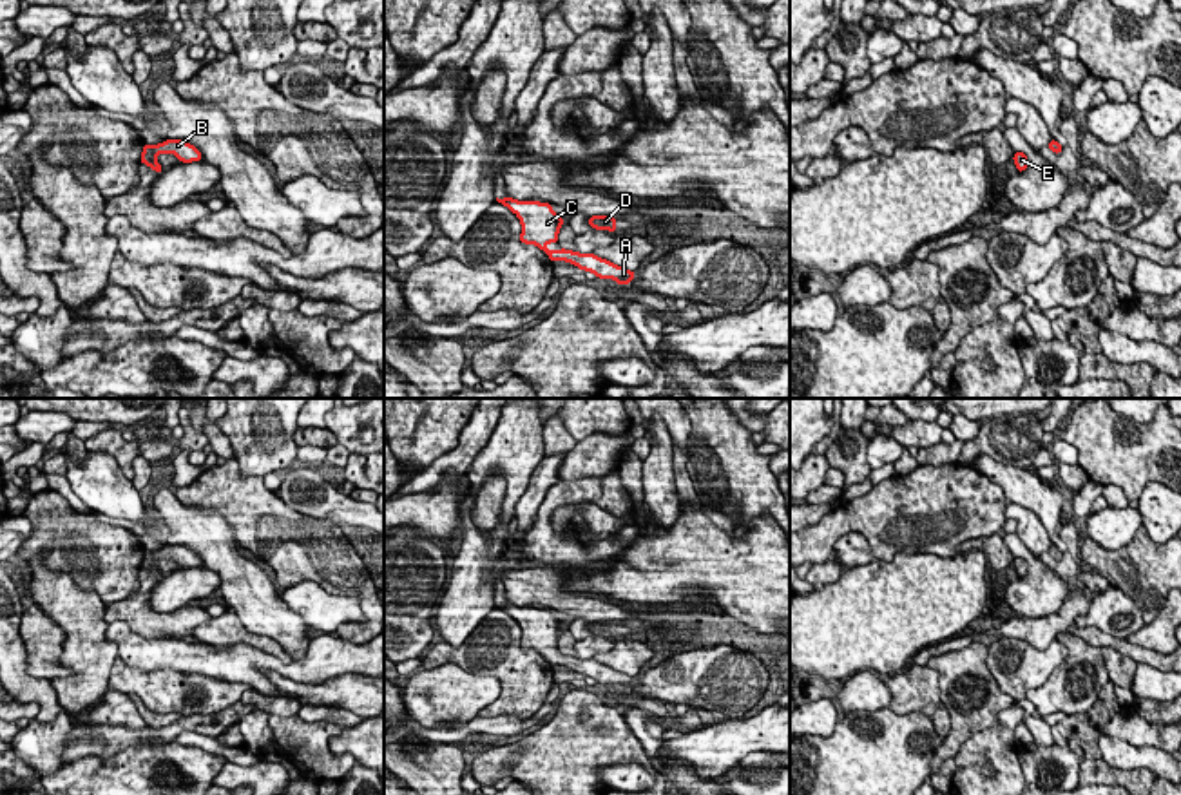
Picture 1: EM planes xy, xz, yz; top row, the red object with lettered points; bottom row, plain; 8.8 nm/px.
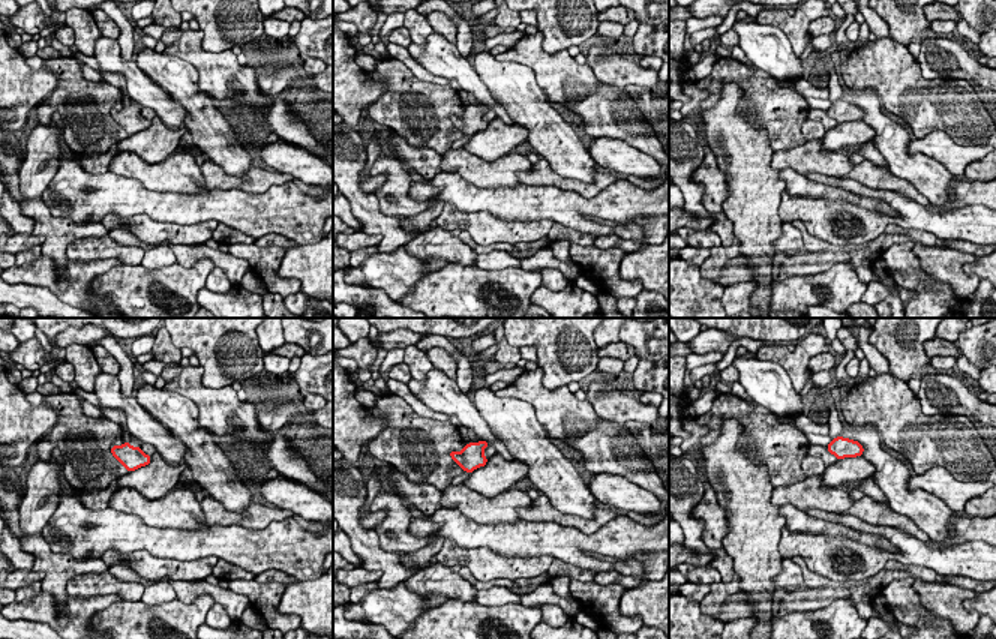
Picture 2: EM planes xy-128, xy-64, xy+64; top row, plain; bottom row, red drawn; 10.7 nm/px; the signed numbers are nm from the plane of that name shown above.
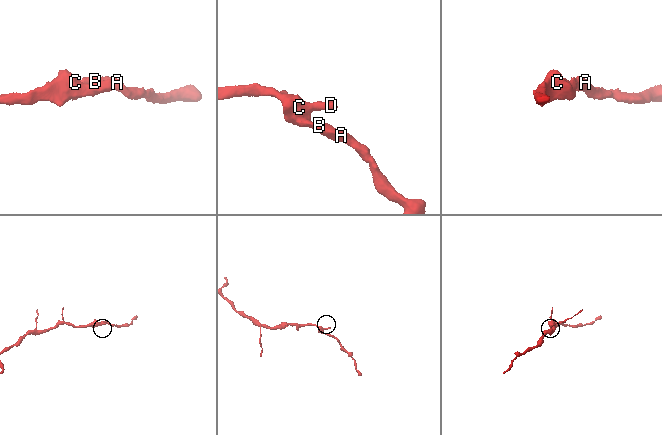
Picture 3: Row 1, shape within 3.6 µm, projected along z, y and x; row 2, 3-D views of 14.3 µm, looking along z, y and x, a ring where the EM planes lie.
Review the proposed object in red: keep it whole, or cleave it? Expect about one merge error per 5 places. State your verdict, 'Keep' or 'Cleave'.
Keep

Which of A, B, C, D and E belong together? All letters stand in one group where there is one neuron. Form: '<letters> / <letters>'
A B C D E

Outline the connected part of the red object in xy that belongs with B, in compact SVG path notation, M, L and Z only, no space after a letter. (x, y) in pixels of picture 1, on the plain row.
M167 545L159 551L143 551L143 560L139 569L149 570L156 578L163 578L163 572L156 567L158 560L176 560L179 567L190 569L190 567L201 567L201 558L183 547L183 545Z

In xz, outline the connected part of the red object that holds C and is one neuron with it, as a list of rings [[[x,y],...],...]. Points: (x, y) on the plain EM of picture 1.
[[[513,603],[498,605],[498,608],[505,610],[511,618],[514,618],[522,628],[520,647],[523,650],[533,648],[540,656],[543,656],[551,666],[567,666],[583,677],[592,677],[600,685],[614,685],[618,692],[629,690],[636,679],[621,674],[610,666],[605,666],[594,659],[578,659],[571,656],[547,656],[547,648],[558,648],[558,637],[563,630],[563,625],[551,614],[549,608],[538,607],[516,607]]]

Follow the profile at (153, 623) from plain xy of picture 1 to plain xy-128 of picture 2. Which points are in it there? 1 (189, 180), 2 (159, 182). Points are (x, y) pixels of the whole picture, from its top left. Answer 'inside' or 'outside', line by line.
1: inside
2: inside

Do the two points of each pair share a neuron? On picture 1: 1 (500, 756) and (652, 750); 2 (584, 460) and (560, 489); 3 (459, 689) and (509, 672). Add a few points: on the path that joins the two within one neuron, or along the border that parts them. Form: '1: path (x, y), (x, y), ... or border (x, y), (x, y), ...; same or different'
1: border (622, 716), (651, 759); different
2: border (609, 473), (560, 480); different
3: border (455, 663), (491, 674), (500, 685), (479, 716); different

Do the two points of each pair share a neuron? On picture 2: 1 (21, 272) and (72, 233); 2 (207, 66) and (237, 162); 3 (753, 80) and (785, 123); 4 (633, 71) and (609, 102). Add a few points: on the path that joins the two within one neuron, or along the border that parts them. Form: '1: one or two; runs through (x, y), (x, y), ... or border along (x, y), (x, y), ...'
1: two; border along (42, 254), (53, 261), (57, 288)
2: two; border along (197, 71), (197, 86), (215, 102)
3: one; runs through (764, 89), (783, 113)
4: two; border along (591, 68), (593, 74), (603, 83), (624, 89)

